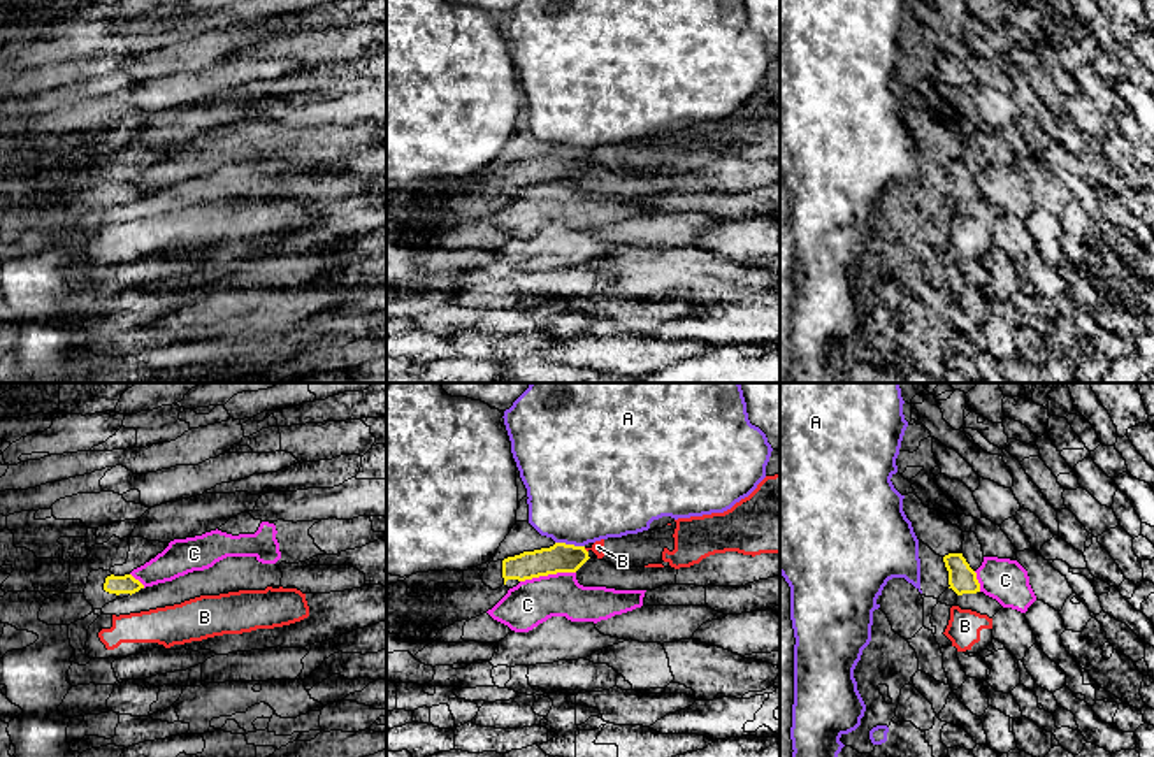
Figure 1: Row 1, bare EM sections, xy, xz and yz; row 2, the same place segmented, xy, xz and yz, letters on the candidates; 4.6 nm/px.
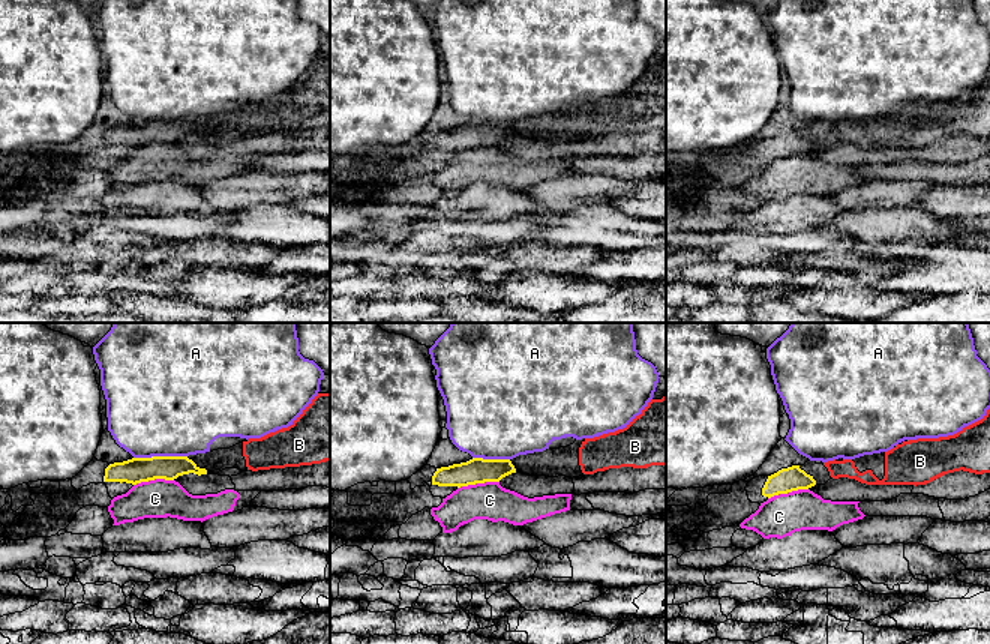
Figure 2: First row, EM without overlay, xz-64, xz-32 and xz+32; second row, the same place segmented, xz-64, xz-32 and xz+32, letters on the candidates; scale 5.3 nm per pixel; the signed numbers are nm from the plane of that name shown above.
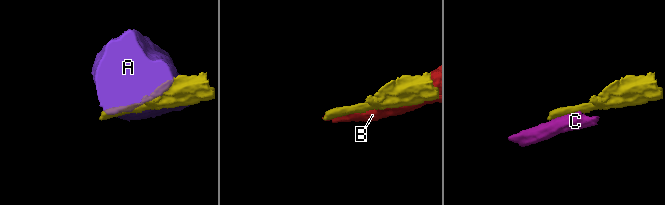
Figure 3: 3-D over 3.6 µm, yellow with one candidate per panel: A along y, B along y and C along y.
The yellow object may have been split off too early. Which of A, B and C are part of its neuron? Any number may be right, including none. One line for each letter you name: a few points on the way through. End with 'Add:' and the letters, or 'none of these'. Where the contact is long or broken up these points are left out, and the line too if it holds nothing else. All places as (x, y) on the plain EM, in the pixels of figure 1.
Add: none of these

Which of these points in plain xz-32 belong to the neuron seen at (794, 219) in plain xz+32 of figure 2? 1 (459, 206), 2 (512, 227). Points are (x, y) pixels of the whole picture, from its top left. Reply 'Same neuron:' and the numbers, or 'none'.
Same neuron: 1

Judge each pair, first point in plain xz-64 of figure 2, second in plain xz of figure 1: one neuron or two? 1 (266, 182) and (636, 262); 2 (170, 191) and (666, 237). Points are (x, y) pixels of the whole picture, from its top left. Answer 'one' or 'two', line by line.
1: two
2: two

